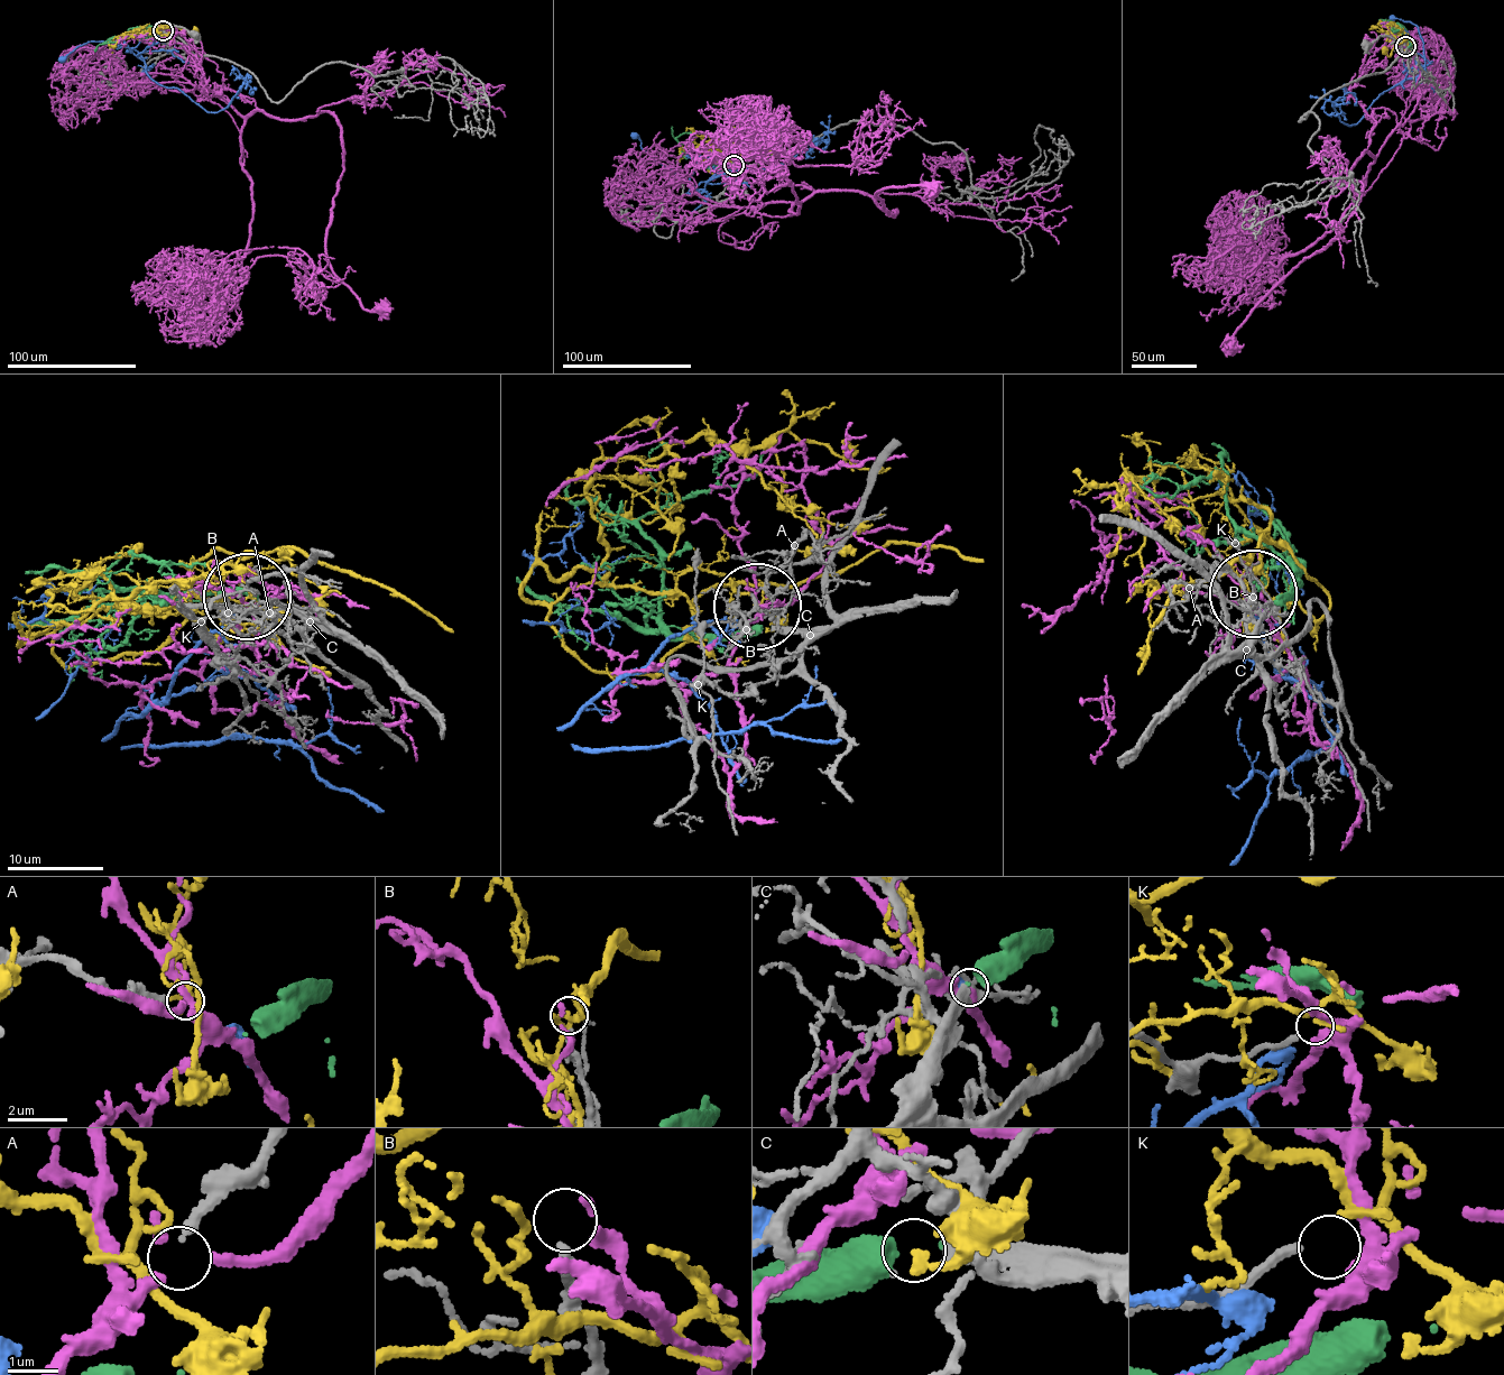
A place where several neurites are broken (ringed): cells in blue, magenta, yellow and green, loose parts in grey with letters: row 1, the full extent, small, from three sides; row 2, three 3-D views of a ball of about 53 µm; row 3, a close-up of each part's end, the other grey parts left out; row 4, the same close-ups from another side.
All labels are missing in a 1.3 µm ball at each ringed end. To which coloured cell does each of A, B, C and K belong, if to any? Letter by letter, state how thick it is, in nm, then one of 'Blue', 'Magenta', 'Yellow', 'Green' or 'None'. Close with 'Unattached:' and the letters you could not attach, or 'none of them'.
A: Thickness 200 nm. Magenta
B: Thickness 180 nm. None
C: Thickness 260 nm. Green
K: Thickness 180 nm. None
Unattached: B, K

